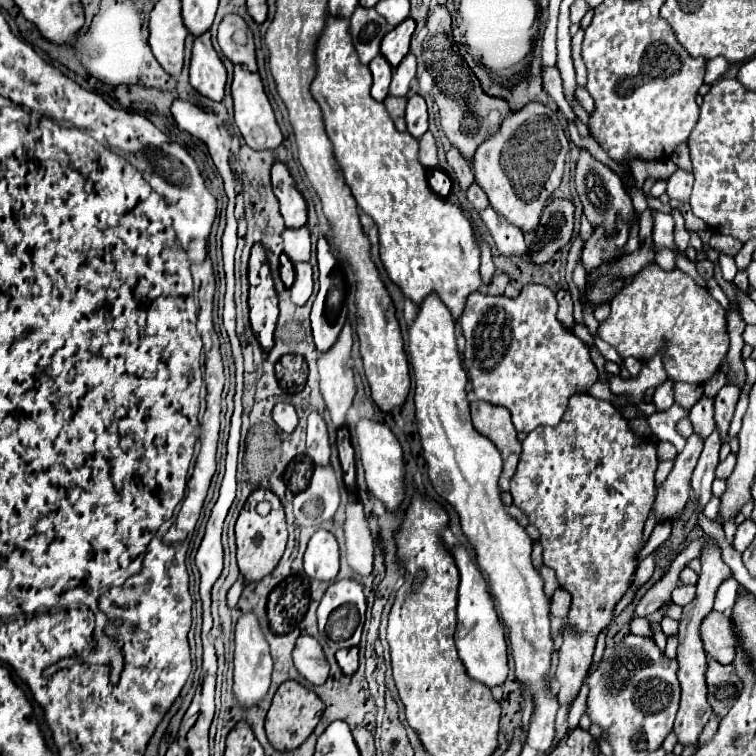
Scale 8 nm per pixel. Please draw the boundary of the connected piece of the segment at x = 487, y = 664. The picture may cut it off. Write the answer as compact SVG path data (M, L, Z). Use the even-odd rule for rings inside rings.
M452 545L448 547L456 567L460 574L458 587L458 627L456 627L456 647L458 647L458 657L466 667L466 673L484 683L486 687L496 687L502 685L508 677L508 647L506 647L506 635L504 627L498 619L498 613L494 609L492 595L488 591L488 583L482 577L480 569L476 563L472 563L472 557L464 545Z

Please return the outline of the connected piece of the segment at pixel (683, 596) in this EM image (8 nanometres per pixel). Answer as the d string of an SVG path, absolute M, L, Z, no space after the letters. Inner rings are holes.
M676 585L674 589L672 589L672 601L676 603L676 605L688 605L690 601L692 601L692 597L694 597L694 587L690 587L690 585Z

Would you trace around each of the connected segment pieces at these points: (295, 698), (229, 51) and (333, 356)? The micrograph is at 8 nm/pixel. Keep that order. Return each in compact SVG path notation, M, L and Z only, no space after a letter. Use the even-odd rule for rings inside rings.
M298 681L282 683L266 715L266 733L268 733L270 743L278 751L290 751L290 749L300 747L308 739L308 735L314 731L314 727L318 725L322 713L324 713L324 703L312 689L300 685Z
M226 15L218 27L218 43L234 65L246 65L250 71L256 71L256 53L252 31L240 15Z
M346 323L336 343L318 357L320 391L336 427L344 425L346 411L350 409L356 393L354 375L350 367L350 351L352 351L352 327L350 323Z

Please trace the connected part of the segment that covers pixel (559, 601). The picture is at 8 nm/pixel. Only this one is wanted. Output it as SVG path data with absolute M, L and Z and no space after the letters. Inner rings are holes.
M556 589L550 601L552 601L552 615L566 619L568 609L570 609L570 593L564 589Z

